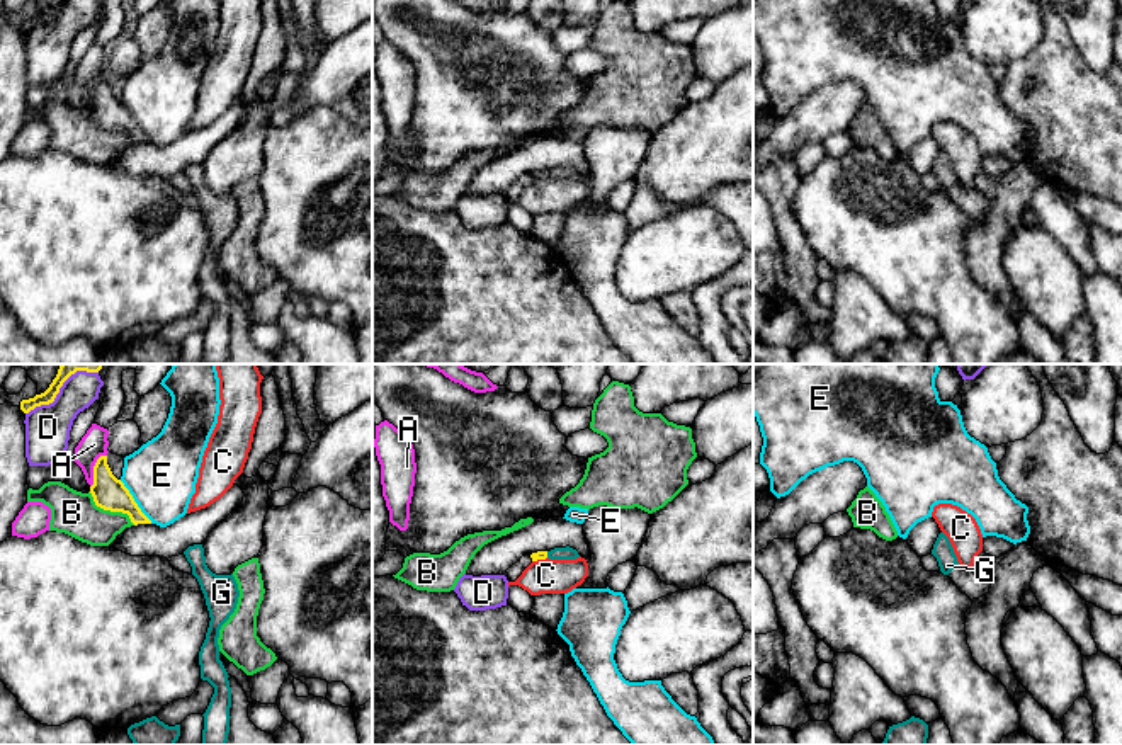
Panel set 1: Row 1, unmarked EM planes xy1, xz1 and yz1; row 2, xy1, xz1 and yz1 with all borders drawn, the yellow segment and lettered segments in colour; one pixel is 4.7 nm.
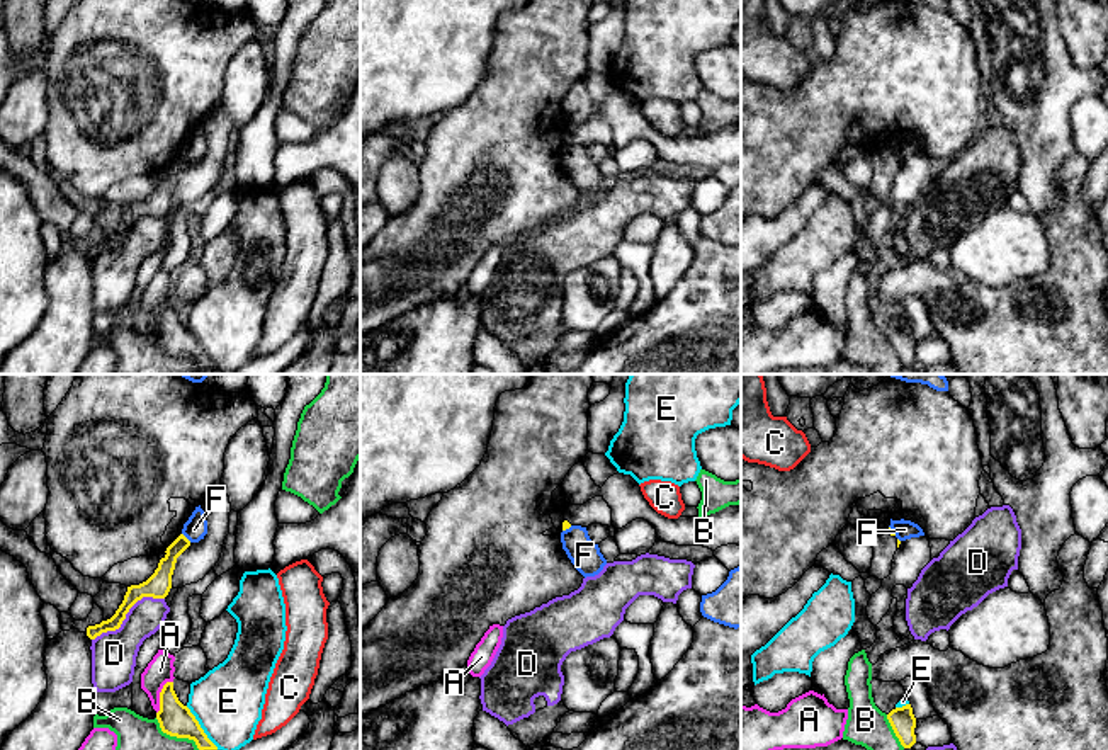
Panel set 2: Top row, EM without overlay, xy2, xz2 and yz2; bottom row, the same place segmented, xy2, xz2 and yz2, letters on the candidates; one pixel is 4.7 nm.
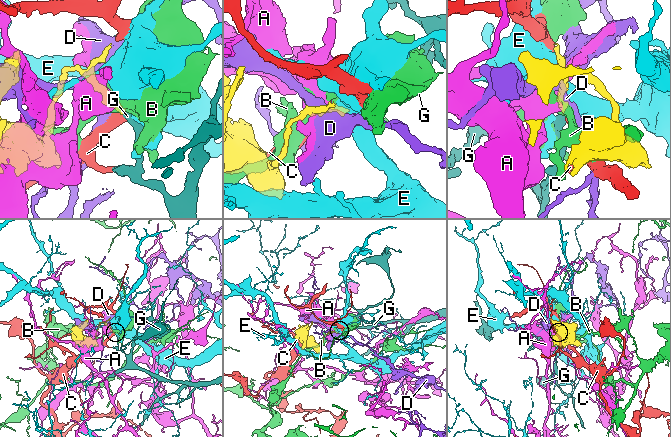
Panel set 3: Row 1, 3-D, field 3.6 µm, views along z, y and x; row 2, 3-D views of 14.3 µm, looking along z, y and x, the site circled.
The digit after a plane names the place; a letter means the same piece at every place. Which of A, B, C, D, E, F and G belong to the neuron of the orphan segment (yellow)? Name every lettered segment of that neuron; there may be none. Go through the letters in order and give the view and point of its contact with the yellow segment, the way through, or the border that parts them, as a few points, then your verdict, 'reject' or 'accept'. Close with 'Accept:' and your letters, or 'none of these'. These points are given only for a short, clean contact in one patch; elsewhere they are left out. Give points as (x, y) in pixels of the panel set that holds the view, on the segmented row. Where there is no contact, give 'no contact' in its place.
A: xy1 (94, 470) | reject
B: xy1 (111, 511) | reject
C: xz1 (539, 558) | along xz1 (546, 557), (532, 562) | reject
D: xy2 (126, 613) | reject
E: xy1 (135, 502) | along xy1 (119, 480), (152, 523) | reject
F: xy2 (186, 538) | along xy2 (182, 533), (191, 541) | reject
G: xz1 (546, 555) | across xz1 (541, 555), (546, 555), (558, 553) | accept
Accept: G

